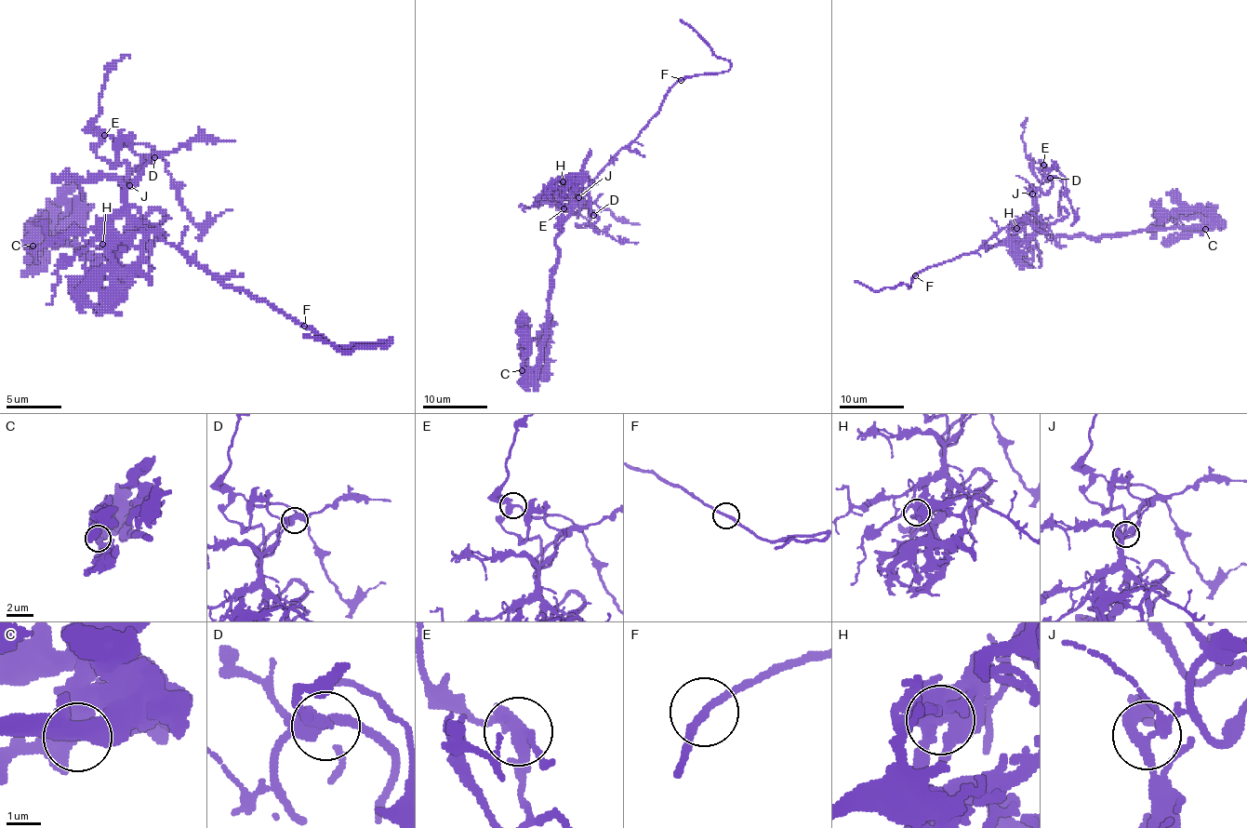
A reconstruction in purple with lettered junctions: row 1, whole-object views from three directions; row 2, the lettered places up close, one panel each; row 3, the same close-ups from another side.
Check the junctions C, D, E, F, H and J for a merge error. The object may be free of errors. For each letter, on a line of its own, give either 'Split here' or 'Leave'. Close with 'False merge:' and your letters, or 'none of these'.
C: Leave
D: Leave
E: Leave
F: Leave
H: Split here
J: Leave
False merge: H

